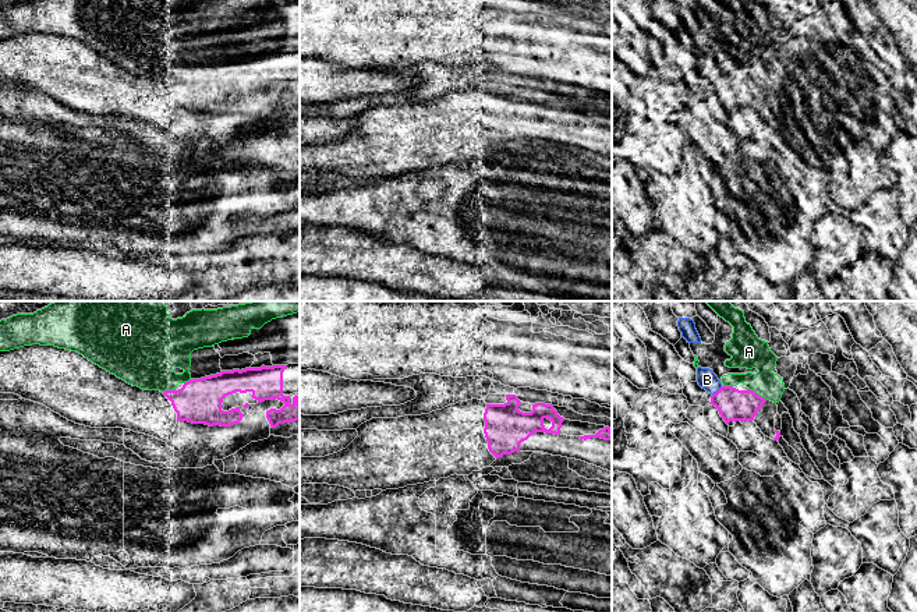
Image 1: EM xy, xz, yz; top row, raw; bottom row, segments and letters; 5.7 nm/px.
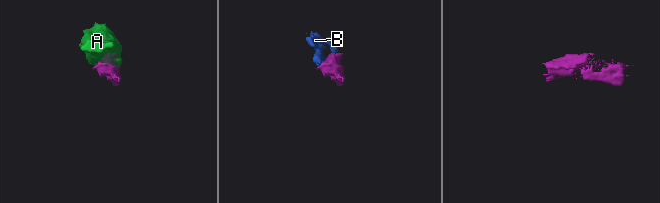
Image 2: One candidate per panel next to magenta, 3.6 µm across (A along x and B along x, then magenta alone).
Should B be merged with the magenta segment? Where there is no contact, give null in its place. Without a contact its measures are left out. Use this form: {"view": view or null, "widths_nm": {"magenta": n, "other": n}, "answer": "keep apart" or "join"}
{"view": "yz", "widths_nm": {"magenta": 190, "other": 110}, "answer": "keep apart"}

